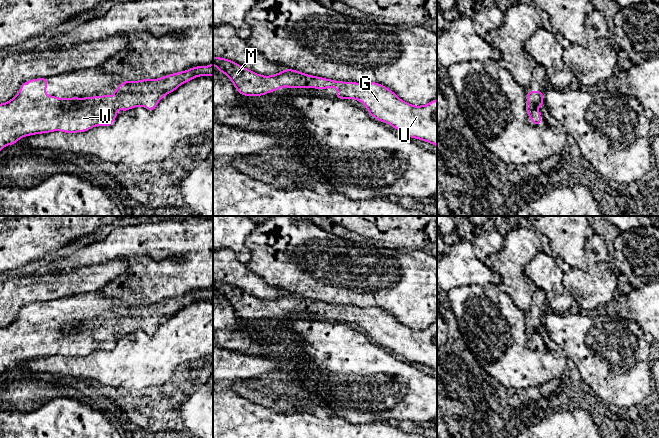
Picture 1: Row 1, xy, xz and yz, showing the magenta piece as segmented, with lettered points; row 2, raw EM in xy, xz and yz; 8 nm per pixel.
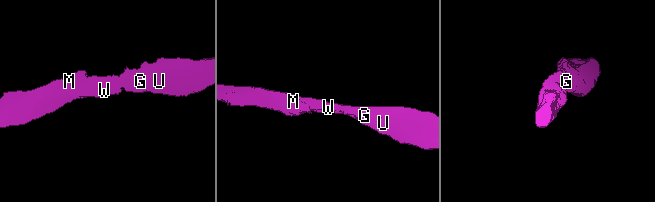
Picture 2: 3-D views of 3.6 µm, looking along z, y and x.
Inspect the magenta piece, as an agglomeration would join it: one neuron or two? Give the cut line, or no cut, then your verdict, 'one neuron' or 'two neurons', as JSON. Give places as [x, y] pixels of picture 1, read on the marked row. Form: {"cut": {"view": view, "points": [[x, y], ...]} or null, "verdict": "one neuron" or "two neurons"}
{"cut": null, "verdict": "one neuron"}

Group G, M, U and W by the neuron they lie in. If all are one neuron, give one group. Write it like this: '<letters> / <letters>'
G M U W

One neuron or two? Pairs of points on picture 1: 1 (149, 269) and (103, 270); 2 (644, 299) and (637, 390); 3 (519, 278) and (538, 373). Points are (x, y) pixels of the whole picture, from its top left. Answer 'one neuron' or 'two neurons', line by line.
1: two neurons
2: two neurons
3: two neurons

